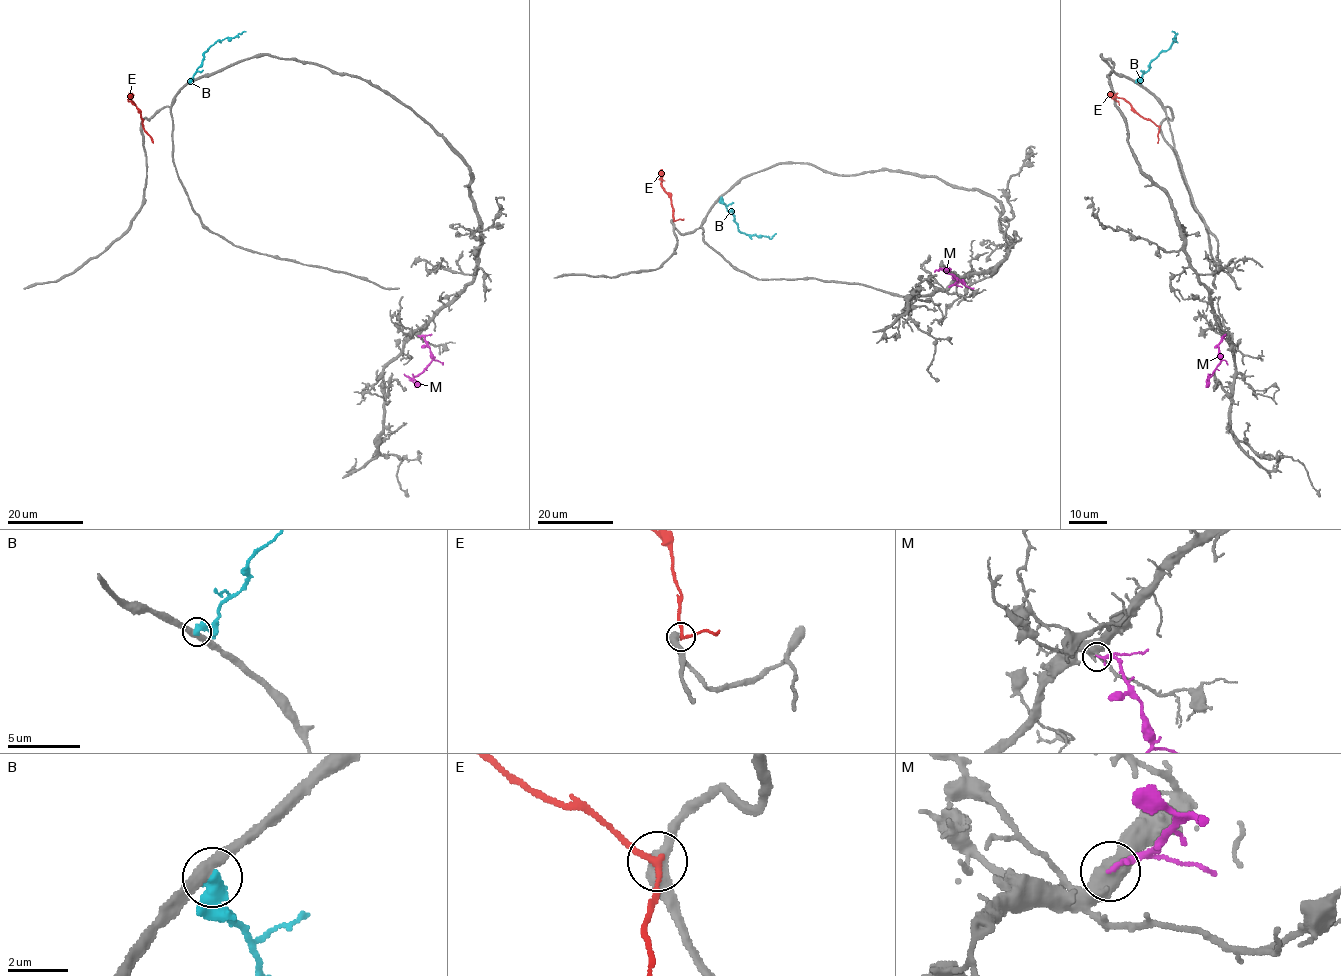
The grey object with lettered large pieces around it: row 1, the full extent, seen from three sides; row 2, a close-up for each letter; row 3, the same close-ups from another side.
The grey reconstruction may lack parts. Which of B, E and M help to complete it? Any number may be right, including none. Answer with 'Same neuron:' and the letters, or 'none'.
Same neuron: M

